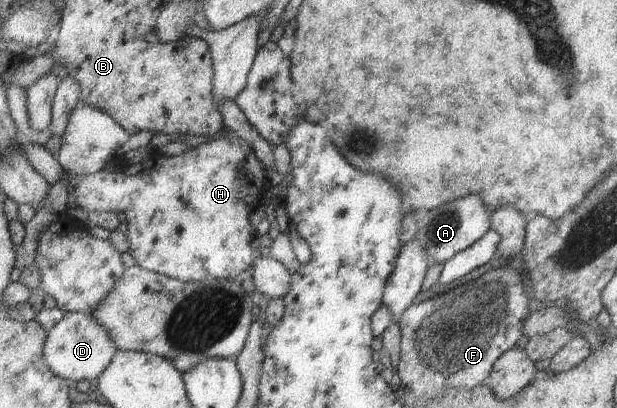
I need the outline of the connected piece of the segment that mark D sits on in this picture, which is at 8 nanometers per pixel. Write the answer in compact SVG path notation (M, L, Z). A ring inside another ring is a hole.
M66 312L65 317L48 331L45 345L45 359L47 365L64 380L71 382L91 381L99 379L103 371L113 363L115 354L118 353L118 345L110 338L109 331L103 324L100 324L91 313L87 312Z

